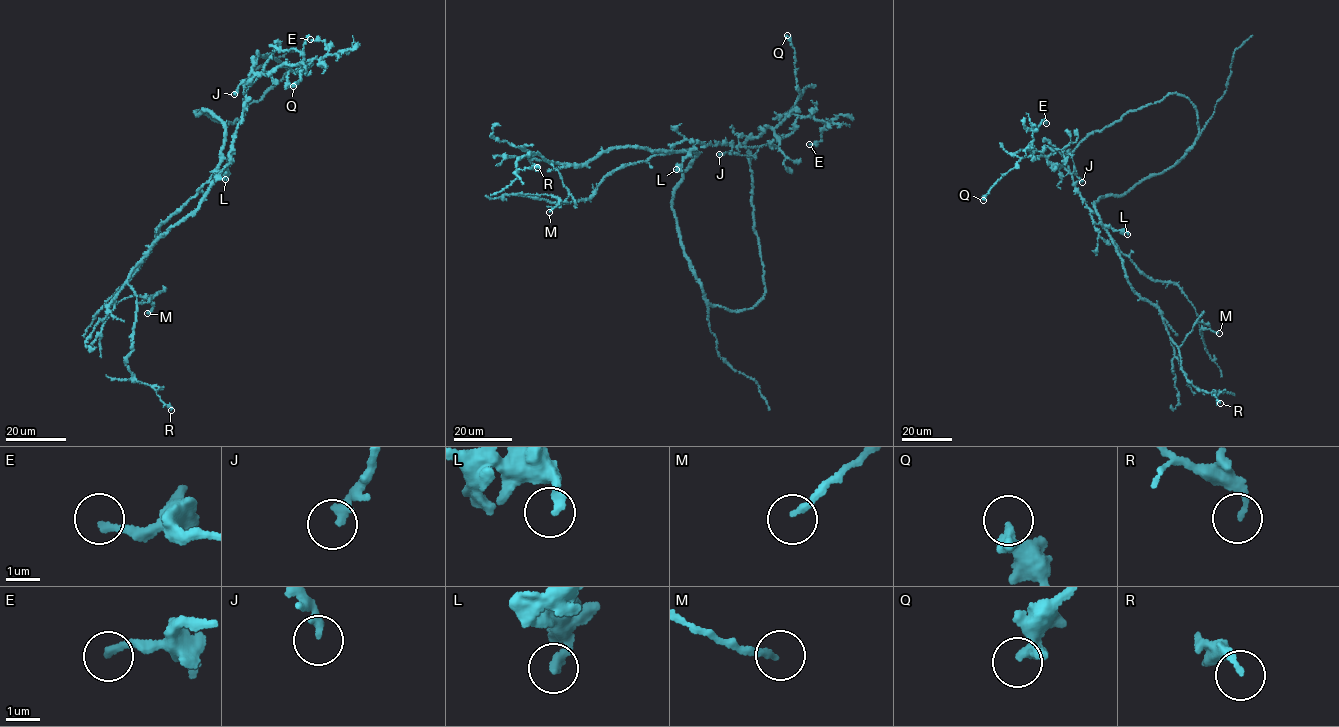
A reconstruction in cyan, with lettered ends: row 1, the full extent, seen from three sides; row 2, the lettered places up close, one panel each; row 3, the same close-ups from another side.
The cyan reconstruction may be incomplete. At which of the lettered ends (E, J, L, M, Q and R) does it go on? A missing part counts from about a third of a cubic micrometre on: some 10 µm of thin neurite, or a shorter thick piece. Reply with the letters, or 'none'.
none

